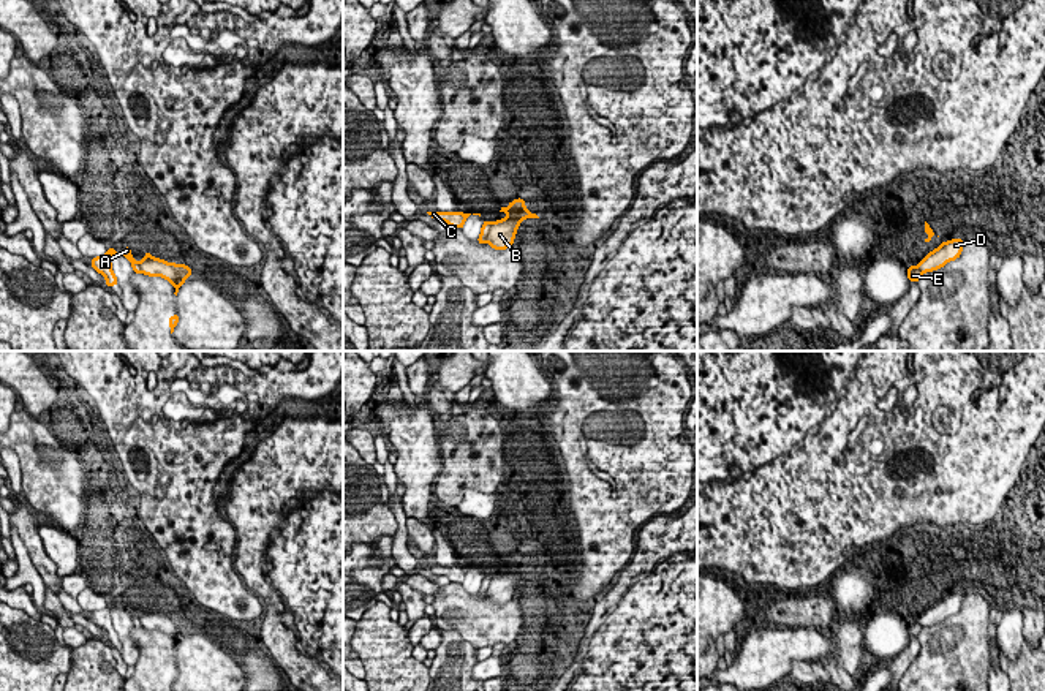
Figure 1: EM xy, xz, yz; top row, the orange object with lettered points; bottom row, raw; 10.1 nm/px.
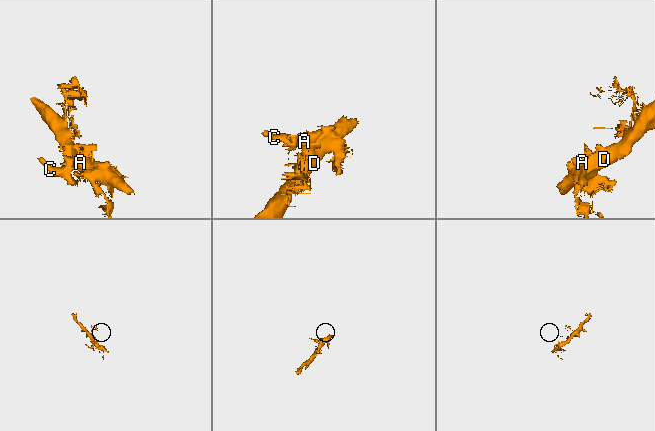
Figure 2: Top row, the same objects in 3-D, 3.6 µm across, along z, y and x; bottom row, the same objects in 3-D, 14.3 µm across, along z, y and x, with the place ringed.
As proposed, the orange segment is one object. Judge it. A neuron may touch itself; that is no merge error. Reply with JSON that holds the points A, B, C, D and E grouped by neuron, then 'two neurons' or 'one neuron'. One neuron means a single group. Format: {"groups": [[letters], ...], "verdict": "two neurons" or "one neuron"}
{"groups": [["A", "B", "C", "D", "E"]], "verdict": "one neuron"}

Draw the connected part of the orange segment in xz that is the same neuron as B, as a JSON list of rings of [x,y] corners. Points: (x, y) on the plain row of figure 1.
[[[520,550],[515,555],[509,555],[509,560],[501,561],[500,566],[506,566],[507,571],[503,574],[495,574],[493,577],[490,574],[484,574],[481,588],[477,591],[477,599],[487,596],[492,602],[503,606],[514,599],[514,593],[522,574],[539,572],[525,561],[525,553]]]

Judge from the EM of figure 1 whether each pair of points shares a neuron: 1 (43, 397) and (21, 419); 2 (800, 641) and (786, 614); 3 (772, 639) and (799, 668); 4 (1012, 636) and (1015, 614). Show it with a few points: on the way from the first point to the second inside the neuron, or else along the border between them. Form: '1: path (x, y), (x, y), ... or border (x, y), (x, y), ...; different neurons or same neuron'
1: border (24, 408), (35, 418); different neurons
2: border (786, 626), (814, 626), (822, 634); different neurons
3: border (810, 664), (794, 661), (789, 672); different neurons
4: path (1012, 631), (1012, 619); same neuron

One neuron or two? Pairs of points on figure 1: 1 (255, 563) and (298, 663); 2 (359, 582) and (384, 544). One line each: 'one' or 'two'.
1: one
2: one

